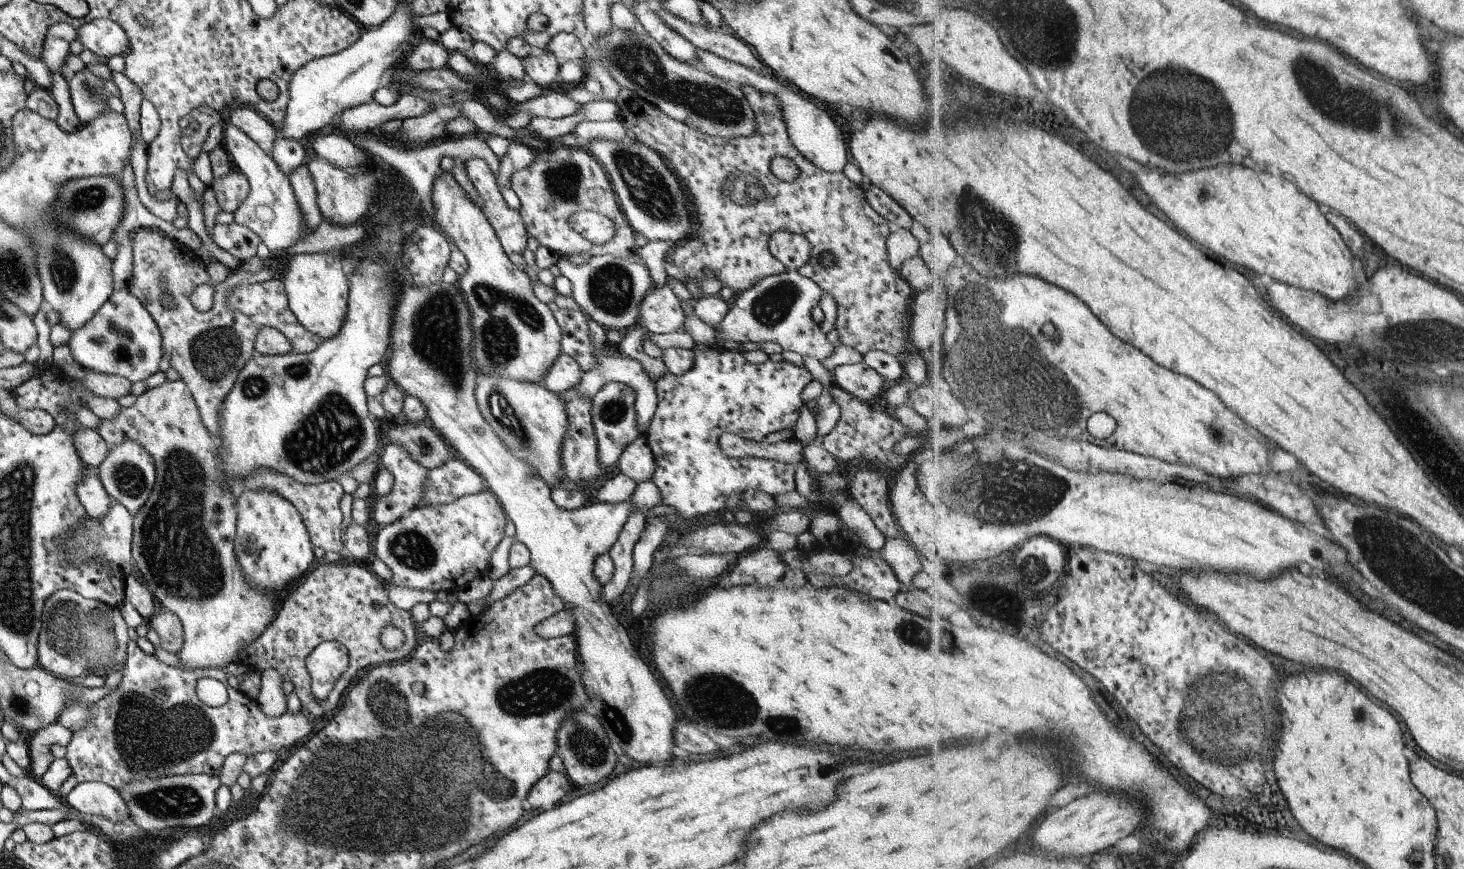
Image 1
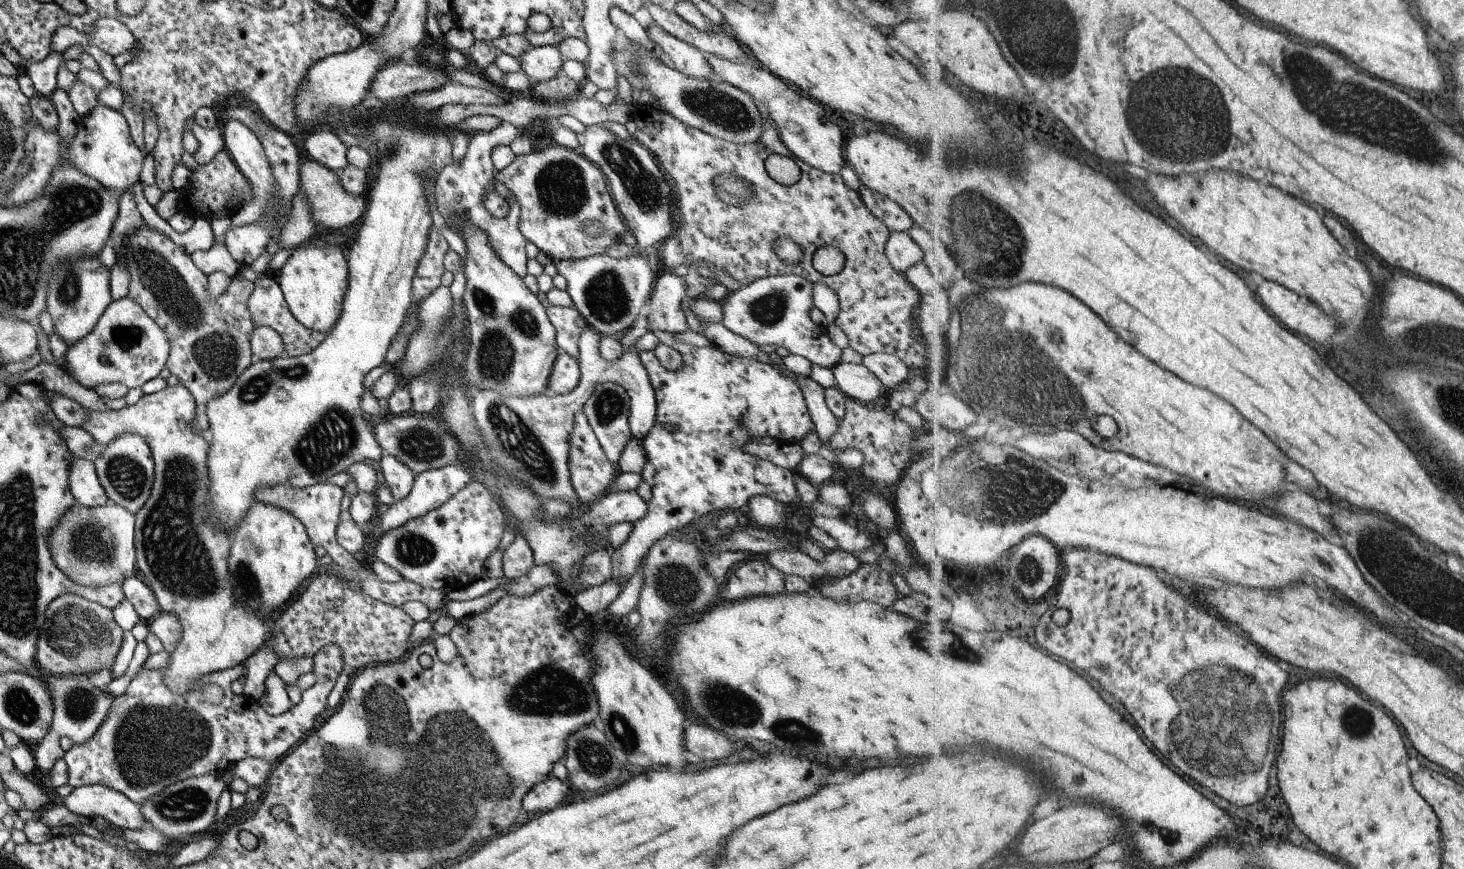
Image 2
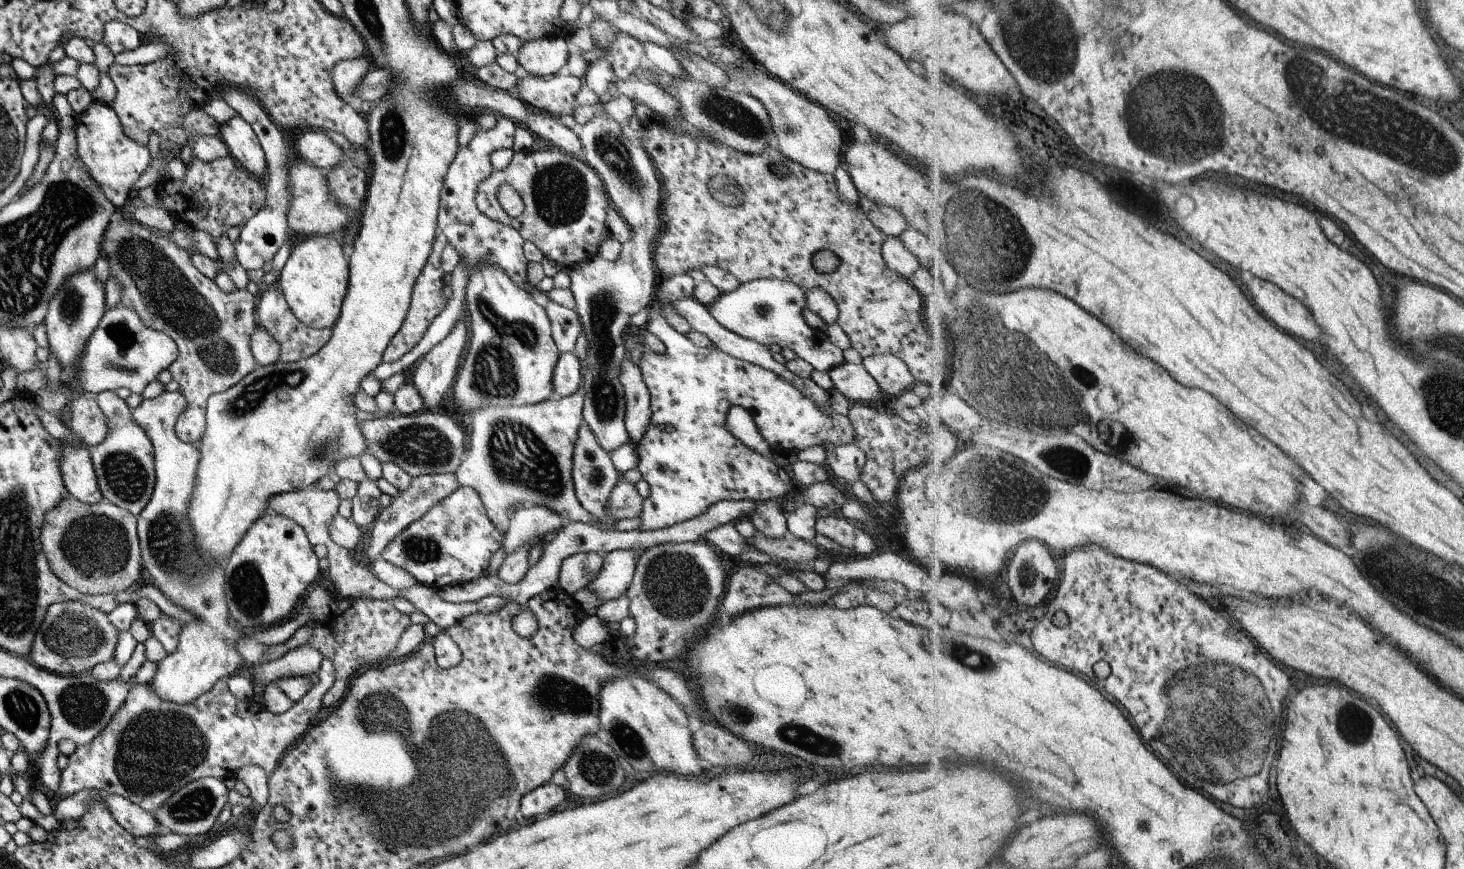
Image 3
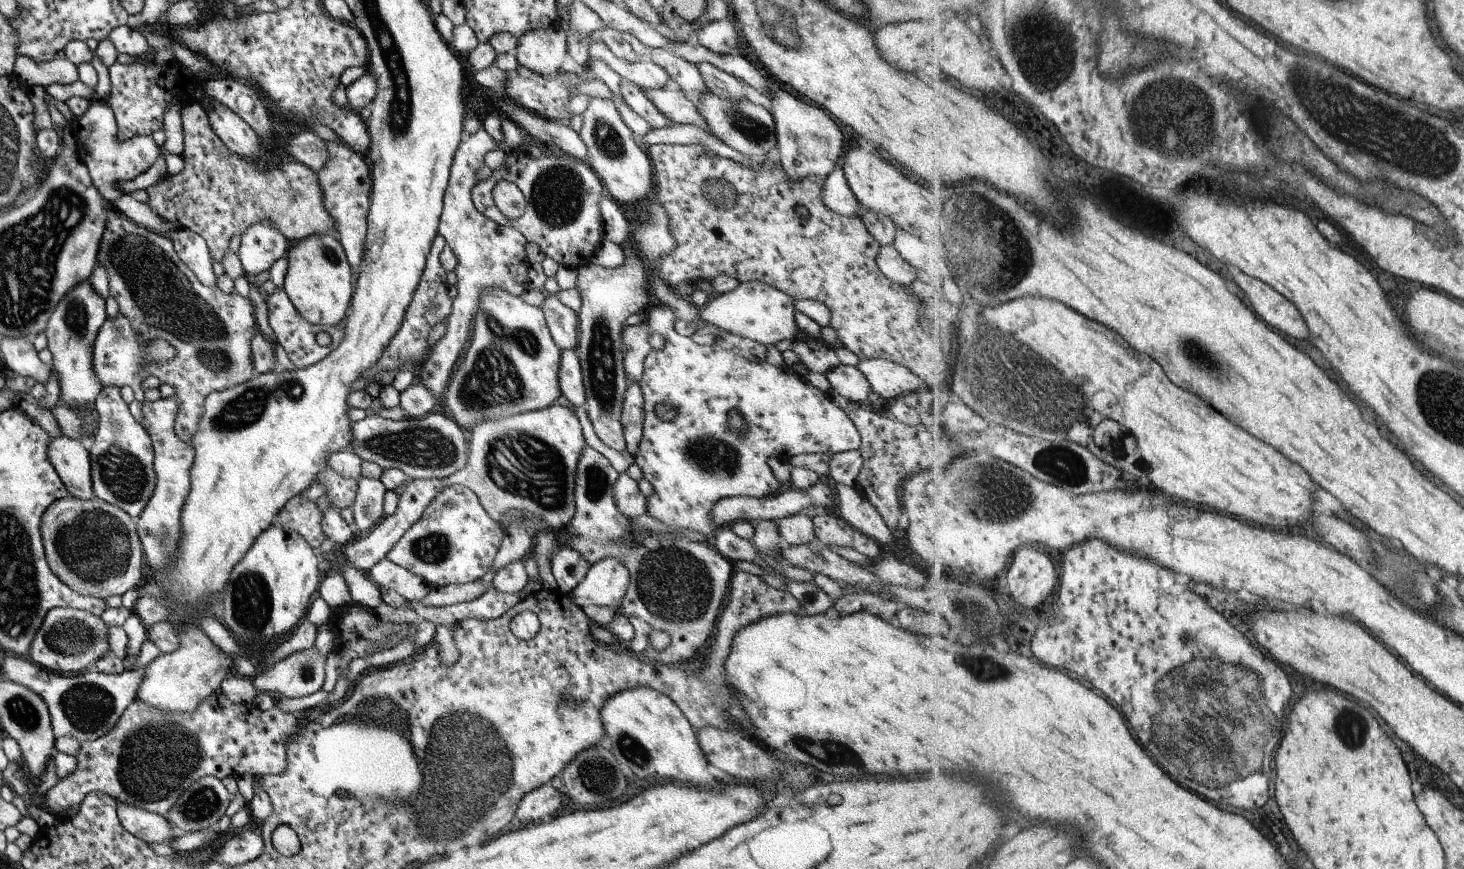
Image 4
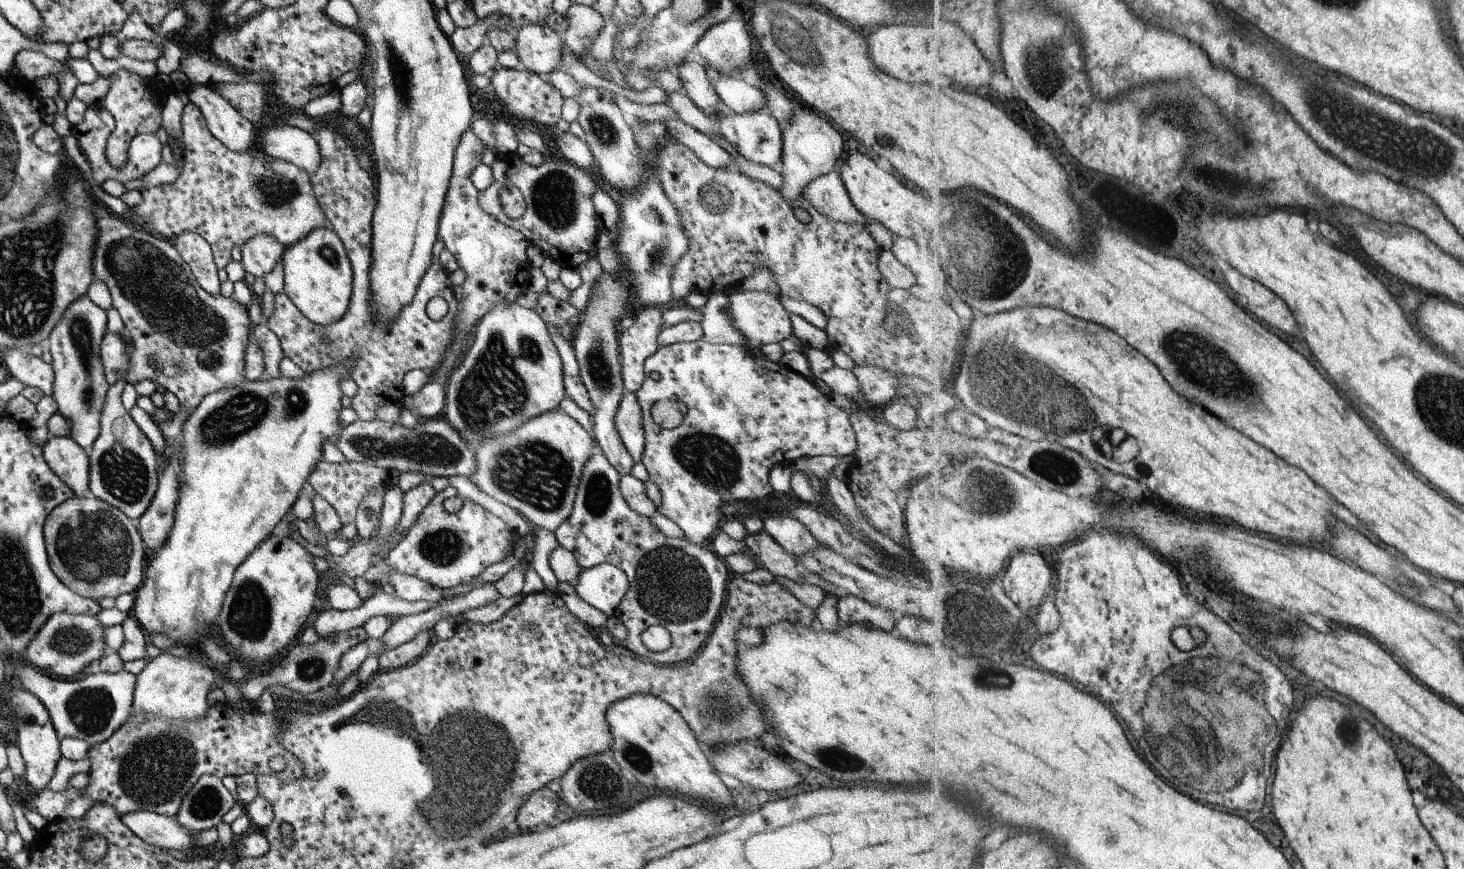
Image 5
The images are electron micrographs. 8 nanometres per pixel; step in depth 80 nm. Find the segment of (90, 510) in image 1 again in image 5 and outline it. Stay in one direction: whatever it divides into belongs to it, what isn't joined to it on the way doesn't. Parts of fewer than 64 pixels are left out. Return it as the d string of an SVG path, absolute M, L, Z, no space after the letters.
M49 436L41 446L43 462L75 497L80 497L88 489L87 453L69 437Z

